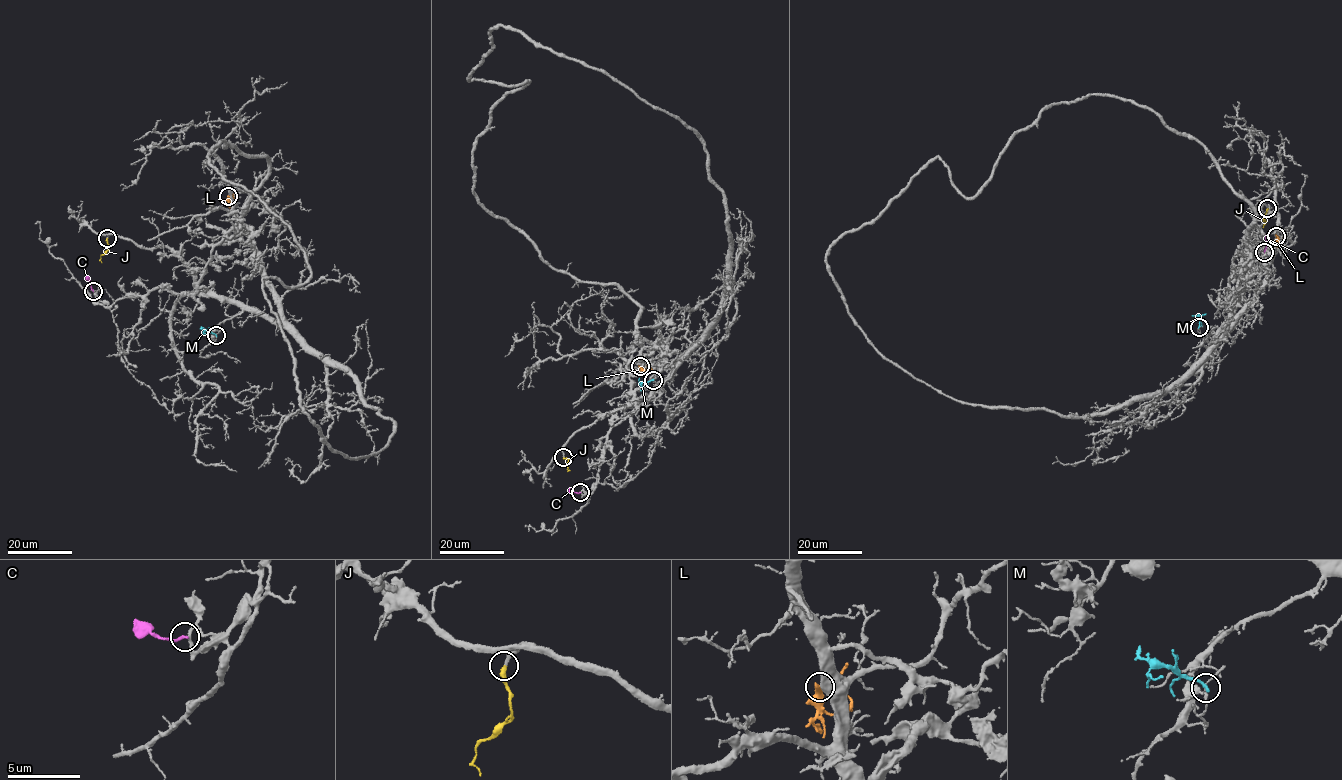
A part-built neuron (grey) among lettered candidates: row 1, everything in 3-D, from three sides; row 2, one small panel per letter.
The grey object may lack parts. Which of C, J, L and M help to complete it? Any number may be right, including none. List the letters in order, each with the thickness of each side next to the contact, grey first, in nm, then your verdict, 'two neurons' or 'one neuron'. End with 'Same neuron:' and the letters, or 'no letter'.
C: 160 nm thick on the grey side, 200 nm on the other; two neurons
J: 190 nm thick on the grey side, 280 nm on the other; one neuron
L: 650 nm thick on the grey side, 360 nm on the other; two neurons
M: 130 nm thick on the grey side, 200 nm on the other; two neurons
Same neuron: J

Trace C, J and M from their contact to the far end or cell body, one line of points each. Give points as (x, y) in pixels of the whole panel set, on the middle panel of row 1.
C: (580, 492), (568, 488)
J: (563, 457), (568, 460), (569, 470)
M: (653, 379), (640, 384), (639, 378)

